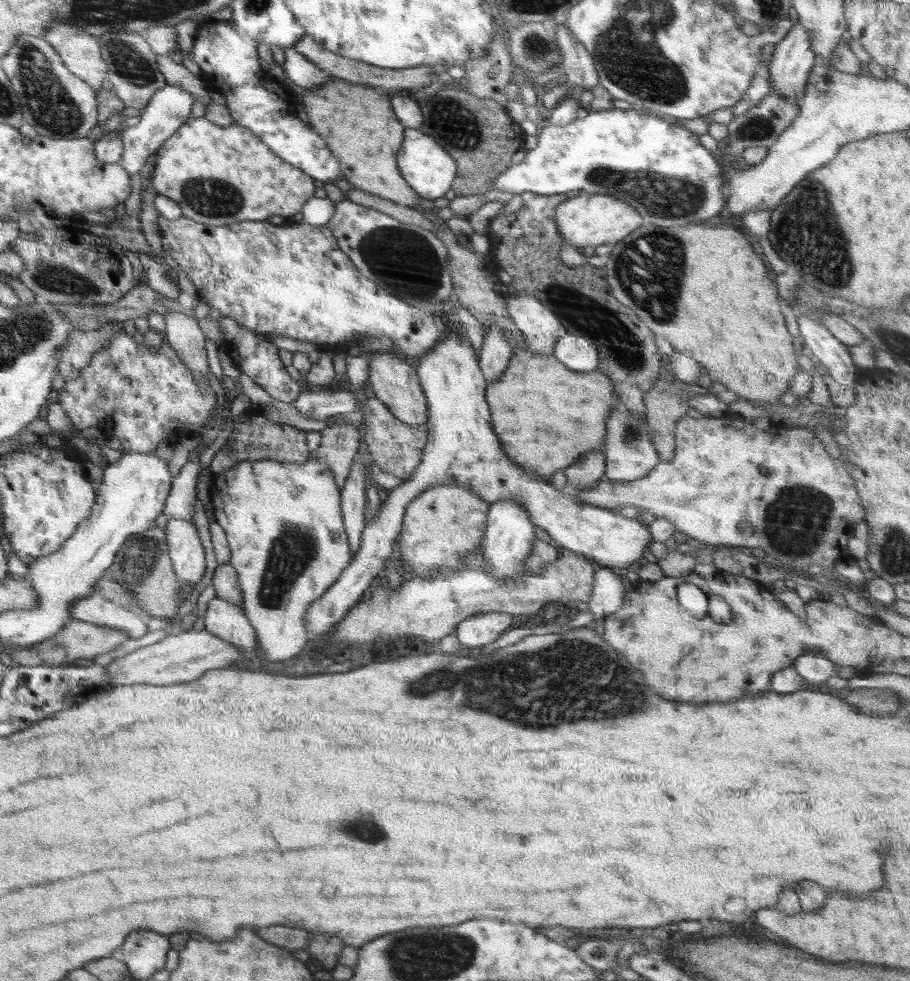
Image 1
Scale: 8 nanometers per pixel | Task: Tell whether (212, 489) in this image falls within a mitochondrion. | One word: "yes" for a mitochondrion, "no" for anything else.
no

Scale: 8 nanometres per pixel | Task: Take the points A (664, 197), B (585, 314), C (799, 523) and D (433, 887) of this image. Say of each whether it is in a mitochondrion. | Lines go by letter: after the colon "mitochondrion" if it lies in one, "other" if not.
A: mitochondrion
B: mitochondrion
C: mitochondrion
D: other

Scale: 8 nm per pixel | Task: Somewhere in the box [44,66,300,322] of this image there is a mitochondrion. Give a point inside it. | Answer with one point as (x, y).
(216, 198)

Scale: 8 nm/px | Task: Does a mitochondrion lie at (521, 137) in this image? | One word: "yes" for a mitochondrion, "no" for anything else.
no

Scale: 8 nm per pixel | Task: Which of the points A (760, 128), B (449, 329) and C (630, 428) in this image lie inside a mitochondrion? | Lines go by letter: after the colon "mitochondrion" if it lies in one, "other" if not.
A: mitochondrion
B: other
C: mitochondrion

